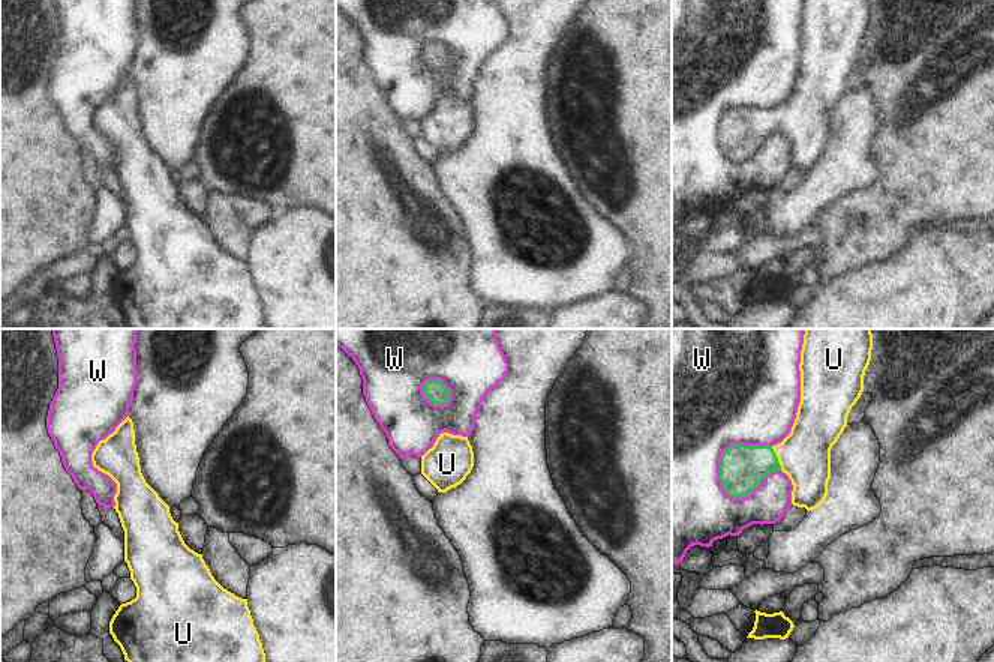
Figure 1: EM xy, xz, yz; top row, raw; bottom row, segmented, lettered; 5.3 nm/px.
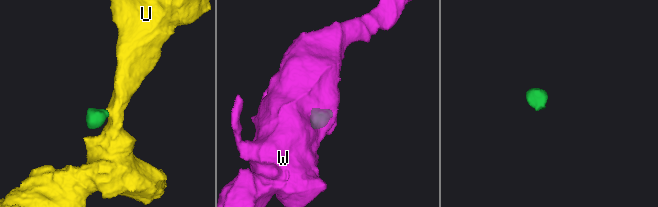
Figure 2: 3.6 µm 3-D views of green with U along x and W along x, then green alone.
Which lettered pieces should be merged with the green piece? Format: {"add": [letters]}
{"add": ["U"]}

